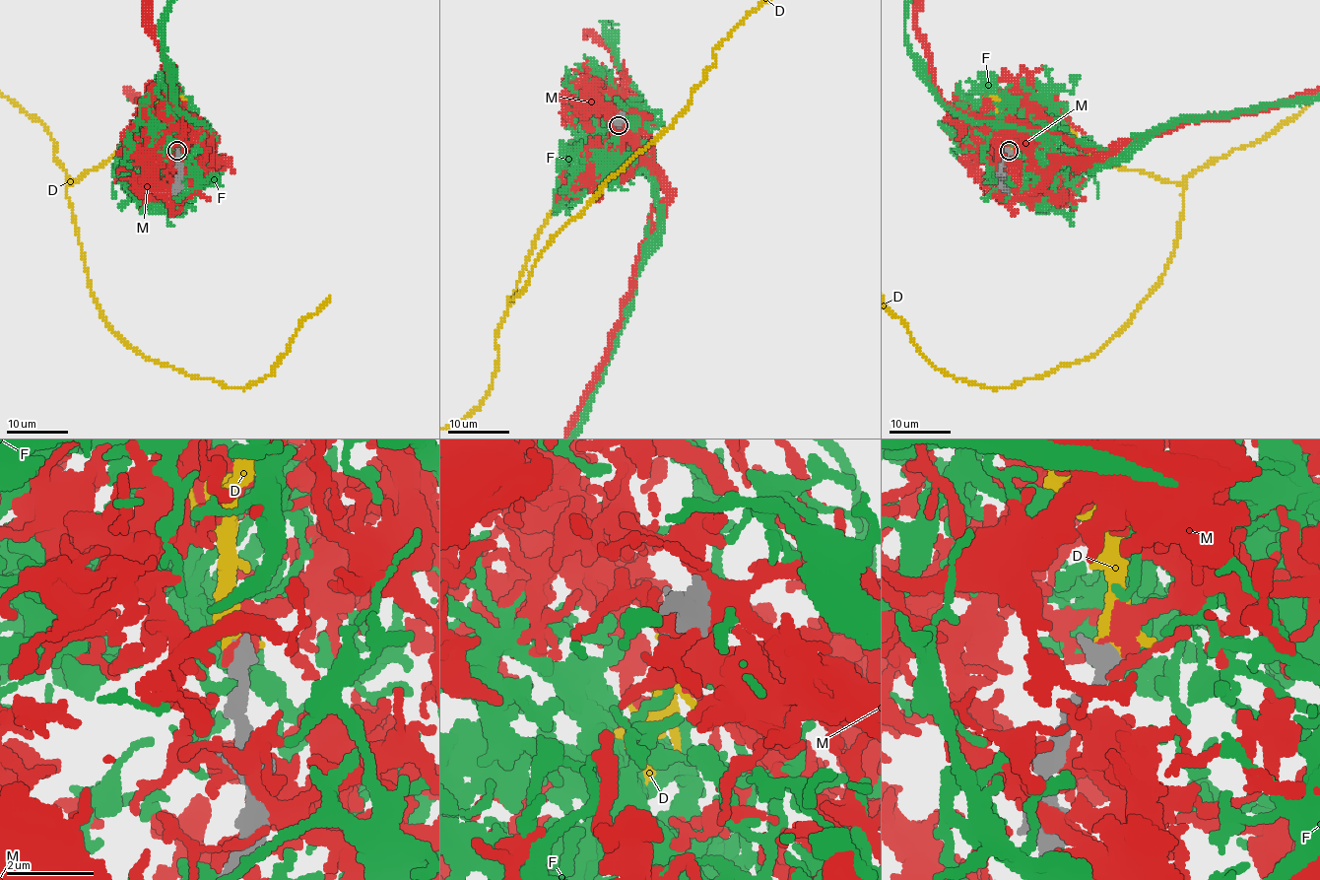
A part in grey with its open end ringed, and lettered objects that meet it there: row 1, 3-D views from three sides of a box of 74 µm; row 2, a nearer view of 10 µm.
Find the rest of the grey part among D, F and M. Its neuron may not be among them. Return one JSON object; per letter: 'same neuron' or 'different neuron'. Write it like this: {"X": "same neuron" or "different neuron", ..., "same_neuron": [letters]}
{"D": "same neuron", "F": "different neuron", "M": "different neuron", "same_neuron": ["D"]}

